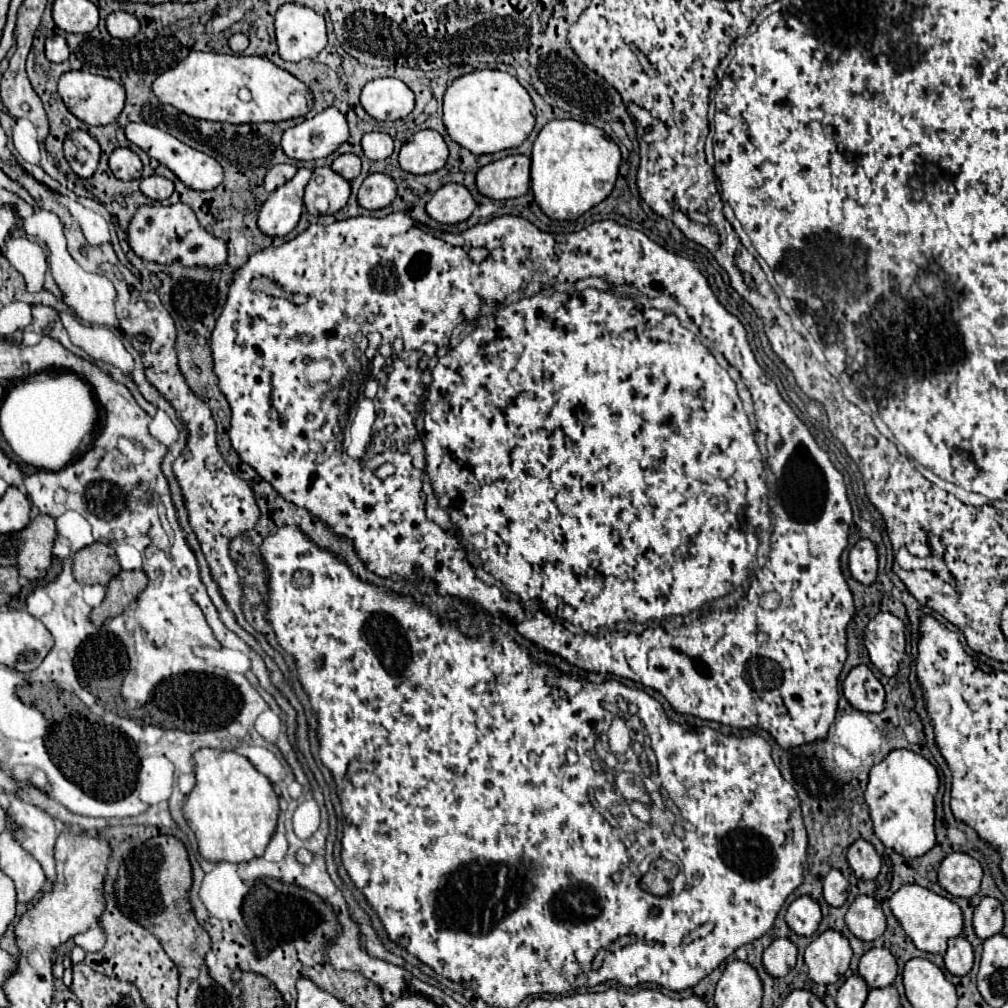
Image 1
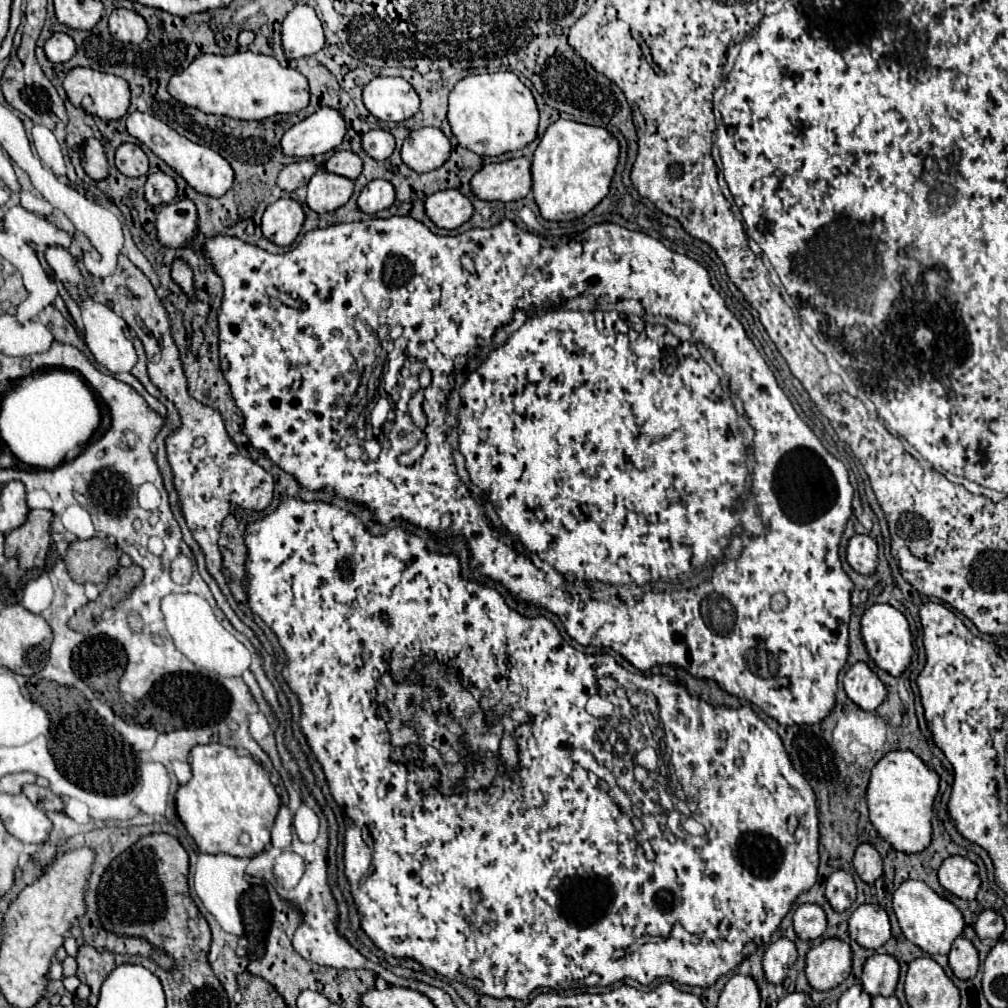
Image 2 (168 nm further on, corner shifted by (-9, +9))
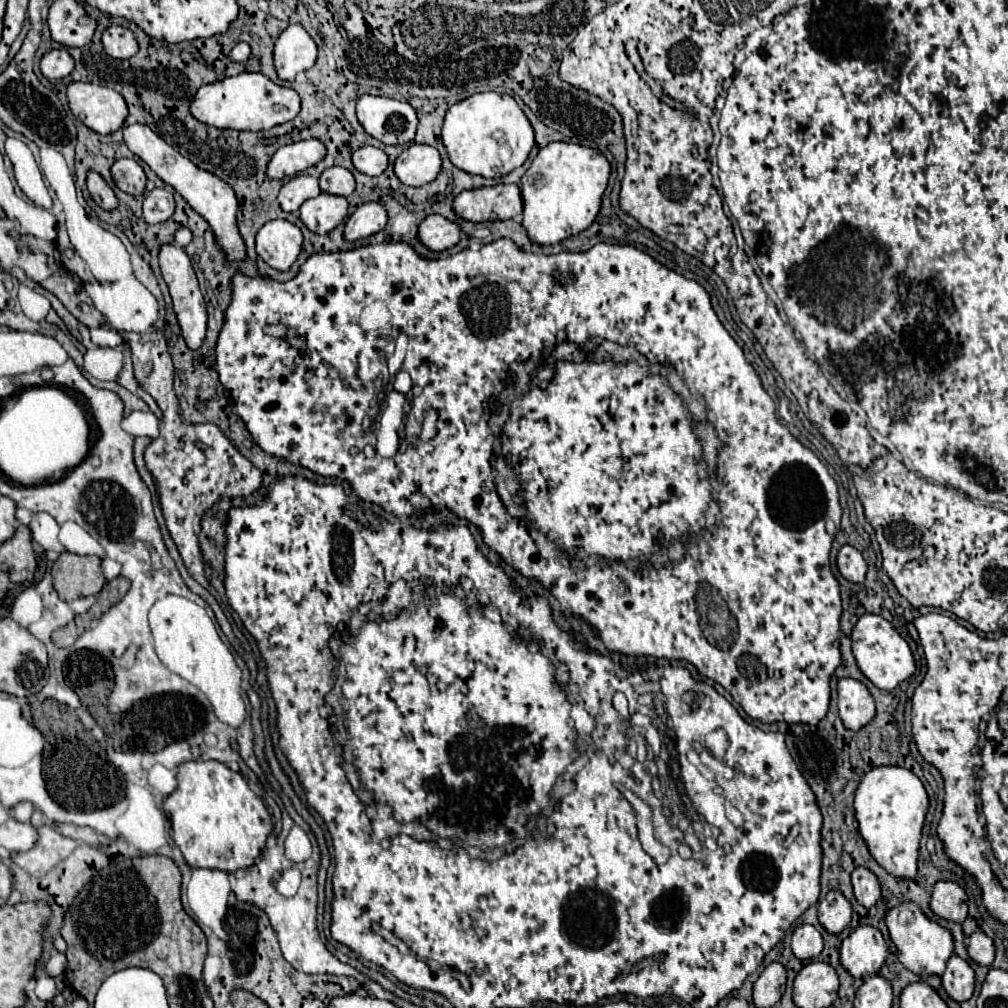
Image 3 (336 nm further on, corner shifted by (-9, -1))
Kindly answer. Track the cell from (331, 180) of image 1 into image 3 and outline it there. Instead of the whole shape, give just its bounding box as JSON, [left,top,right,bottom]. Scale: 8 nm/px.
[300,194,348,234]

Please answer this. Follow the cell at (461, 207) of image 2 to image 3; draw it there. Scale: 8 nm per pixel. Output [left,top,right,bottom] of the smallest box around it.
[418,214,460,252]

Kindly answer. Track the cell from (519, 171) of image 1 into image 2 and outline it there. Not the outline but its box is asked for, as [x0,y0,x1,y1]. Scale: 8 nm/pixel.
[472,156,532,200]

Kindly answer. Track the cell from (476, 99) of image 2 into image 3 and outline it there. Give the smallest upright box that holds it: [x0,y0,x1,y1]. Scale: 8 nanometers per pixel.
[442,92,534,178]

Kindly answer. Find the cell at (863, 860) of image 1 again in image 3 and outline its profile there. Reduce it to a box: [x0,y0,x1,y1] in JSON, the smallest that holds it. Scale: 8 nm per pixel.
[852,868,880,908]

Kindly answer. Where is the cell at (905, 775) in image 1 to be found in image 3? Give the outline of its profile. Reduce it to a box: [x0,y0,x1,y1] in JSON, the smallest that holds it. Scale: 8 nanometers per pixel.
[854,766,928,878]

